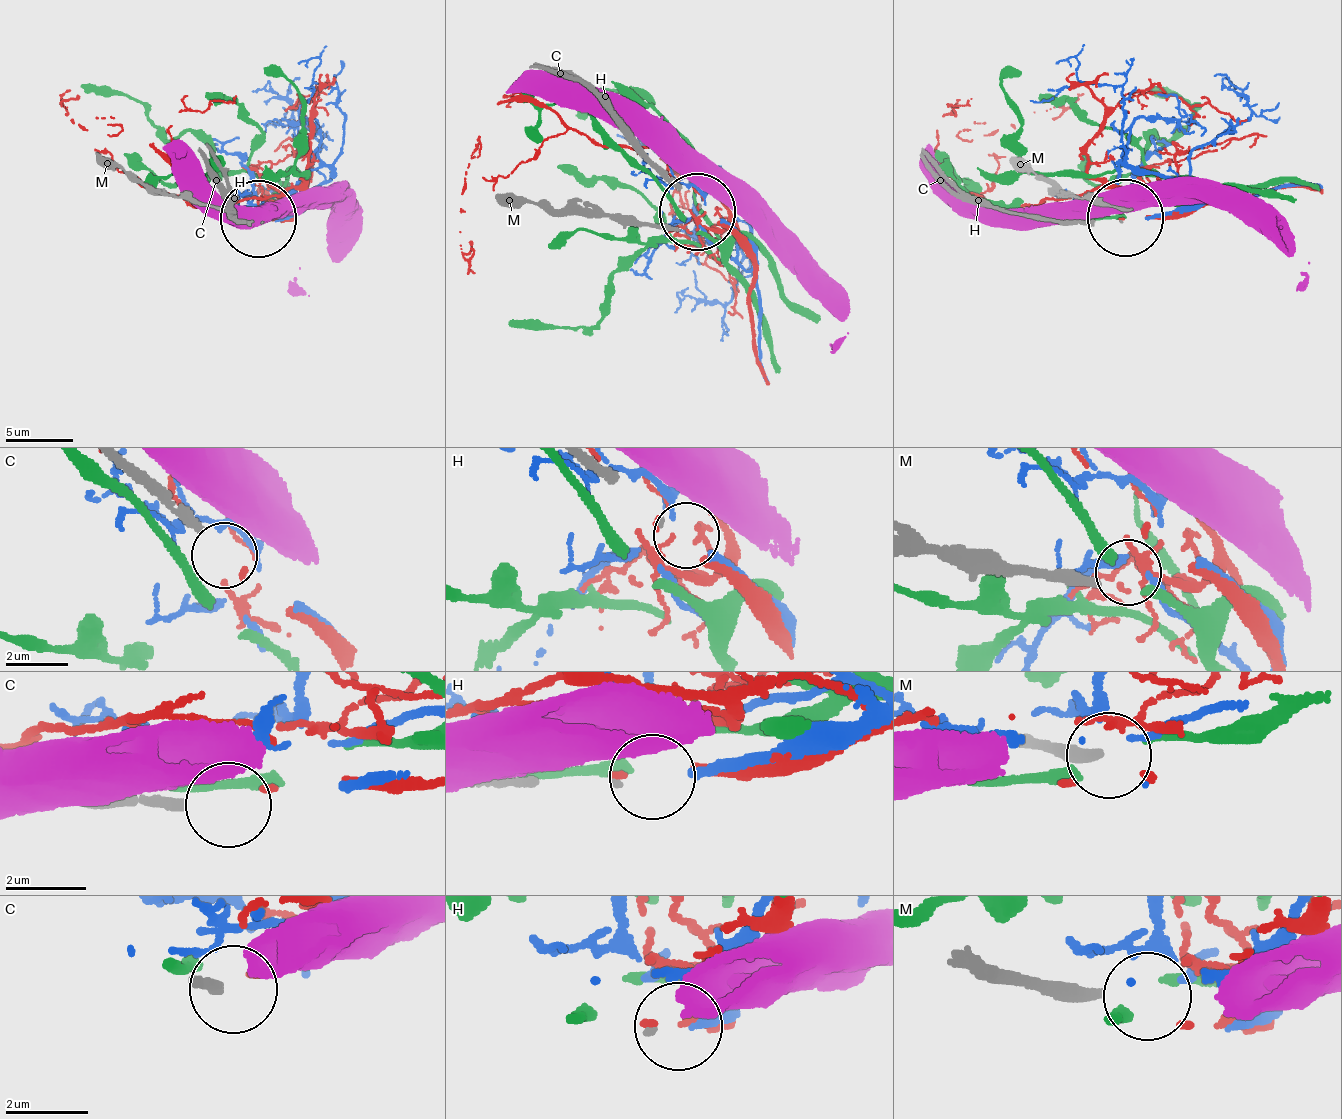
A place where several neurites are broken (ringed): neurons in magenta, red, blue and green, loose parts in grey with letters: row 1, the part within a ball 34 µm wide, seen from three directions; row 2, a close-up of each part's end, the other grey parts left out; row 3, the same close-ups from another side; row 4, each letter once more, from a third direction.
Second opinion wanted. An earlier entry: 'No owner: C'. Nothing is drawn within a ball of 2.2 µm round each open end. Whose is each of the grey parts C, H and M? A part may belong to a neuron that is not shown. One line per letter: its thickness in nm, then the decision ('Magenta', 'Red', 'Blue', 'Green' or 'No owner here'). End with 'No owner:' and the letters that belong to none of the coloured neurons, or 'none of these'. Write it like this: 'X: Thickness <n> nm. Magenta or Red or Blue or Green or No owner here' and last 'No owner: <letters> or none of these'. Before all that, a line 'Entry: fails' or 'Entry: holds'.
Entry: holds
C: Thickness 280 nm. No owner here
H: Thickness 100 nm. Blue
M: Thickness 280 nm. Green
No owner: C

